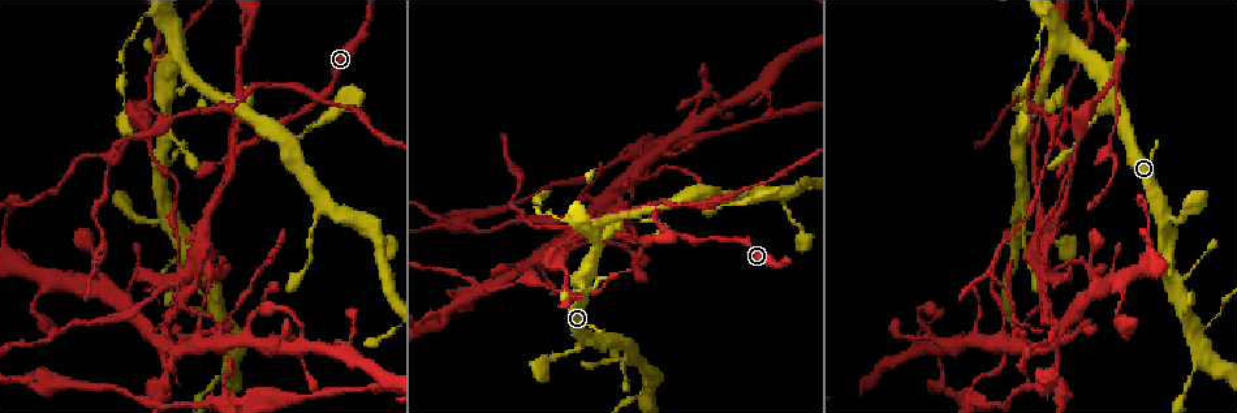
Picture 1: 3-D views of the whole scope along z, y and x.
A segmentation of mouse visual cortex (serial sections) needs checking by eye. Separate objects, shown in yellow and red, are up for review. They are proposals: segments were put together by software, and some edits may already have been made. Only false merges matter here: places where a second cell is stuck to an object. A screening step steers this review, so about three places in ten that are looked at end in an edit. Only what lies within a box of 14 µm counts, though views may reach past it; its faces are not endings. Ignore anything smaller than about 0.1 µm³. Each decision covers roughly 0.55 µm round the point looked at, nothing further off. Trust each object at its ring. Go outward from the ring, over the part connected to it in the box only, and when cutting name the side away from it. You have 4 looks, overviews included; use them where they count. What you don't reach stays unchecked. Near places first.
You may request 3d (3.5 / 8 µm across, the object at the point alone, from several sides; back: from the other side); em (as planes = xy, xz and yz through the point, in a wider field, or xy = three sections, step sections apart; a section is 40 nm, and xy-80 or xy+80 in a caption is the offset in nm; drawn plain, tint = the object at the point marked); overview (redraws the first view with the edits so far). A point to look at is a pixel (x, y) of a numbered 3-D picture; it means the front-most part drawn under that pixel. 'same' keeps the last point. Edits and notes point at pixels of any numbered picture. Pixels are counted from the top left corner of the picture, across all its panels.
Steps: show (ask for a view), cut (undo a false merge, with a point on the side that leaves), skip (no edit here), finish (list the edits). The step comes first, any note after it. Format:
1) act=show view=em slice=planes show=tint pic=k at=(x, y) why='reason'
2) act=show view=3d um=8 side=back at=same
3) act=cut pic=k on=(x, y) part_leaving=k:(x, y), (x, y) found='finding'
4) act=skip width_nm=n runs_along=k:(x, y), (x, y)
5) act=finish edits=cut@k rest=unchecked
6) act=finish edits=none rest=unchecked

act=show view=3d um=3.5 pic=1 at=(705, 195) why='thick turns thin'

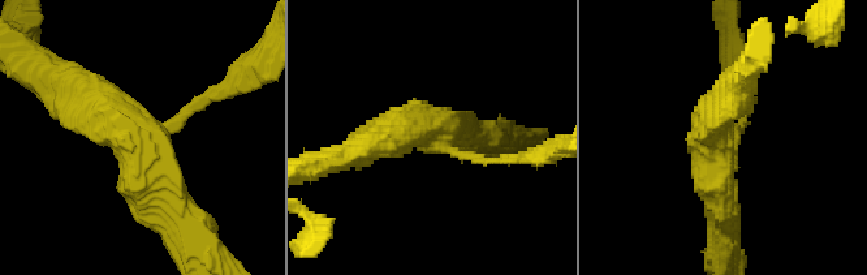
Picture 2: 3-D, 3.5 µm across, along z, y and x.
act=show view=em slice=xy step=2 show=tint pic=2 at=(446, 147) arms=3 arm_widths_nm=100,400,400 why='need the tissue'

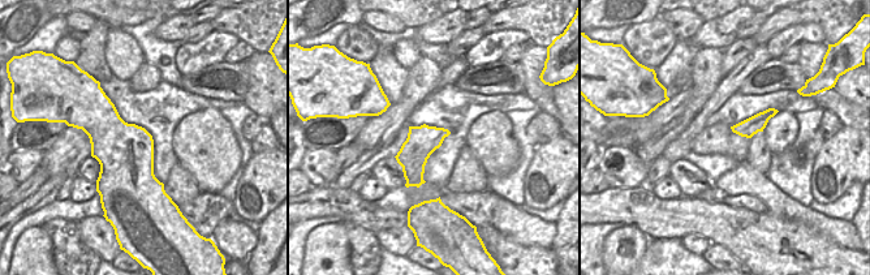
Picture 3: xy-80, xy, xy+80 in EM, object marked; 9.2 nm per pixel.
act=skip runs_along=2:(69, 97), (117, 120), (181, 217) found='one cell here'

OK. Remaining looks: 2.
act=show view=3d um=3.5 side=back pic=1 at=(140, 20) why='sharp bend'

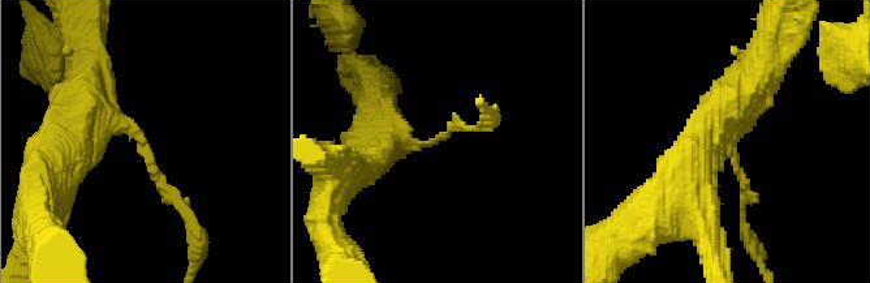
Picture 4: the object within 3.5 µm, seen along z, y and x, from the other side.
act=show view=em slice=xy step=3 show=tint pic=4 at=(142, 144) why='need the tissue'

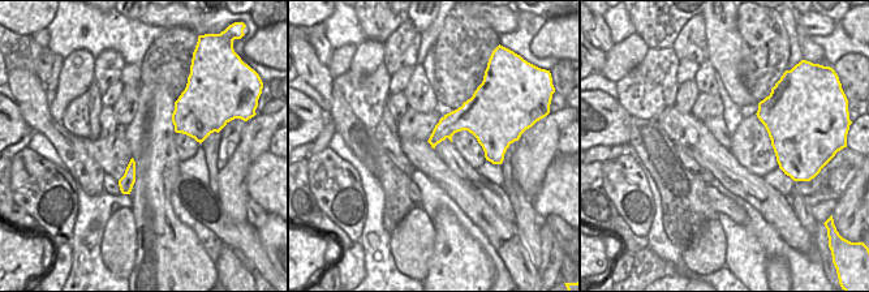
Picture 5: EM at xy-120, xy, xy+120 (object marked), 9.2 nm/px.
act=skip arm_widths_nm=150,450 runs_along=4:(77, 132), (133, 128), (181, 215) found='continuous, no second cell'

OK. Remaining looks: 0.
act=finish edits=none rest=unchecked

